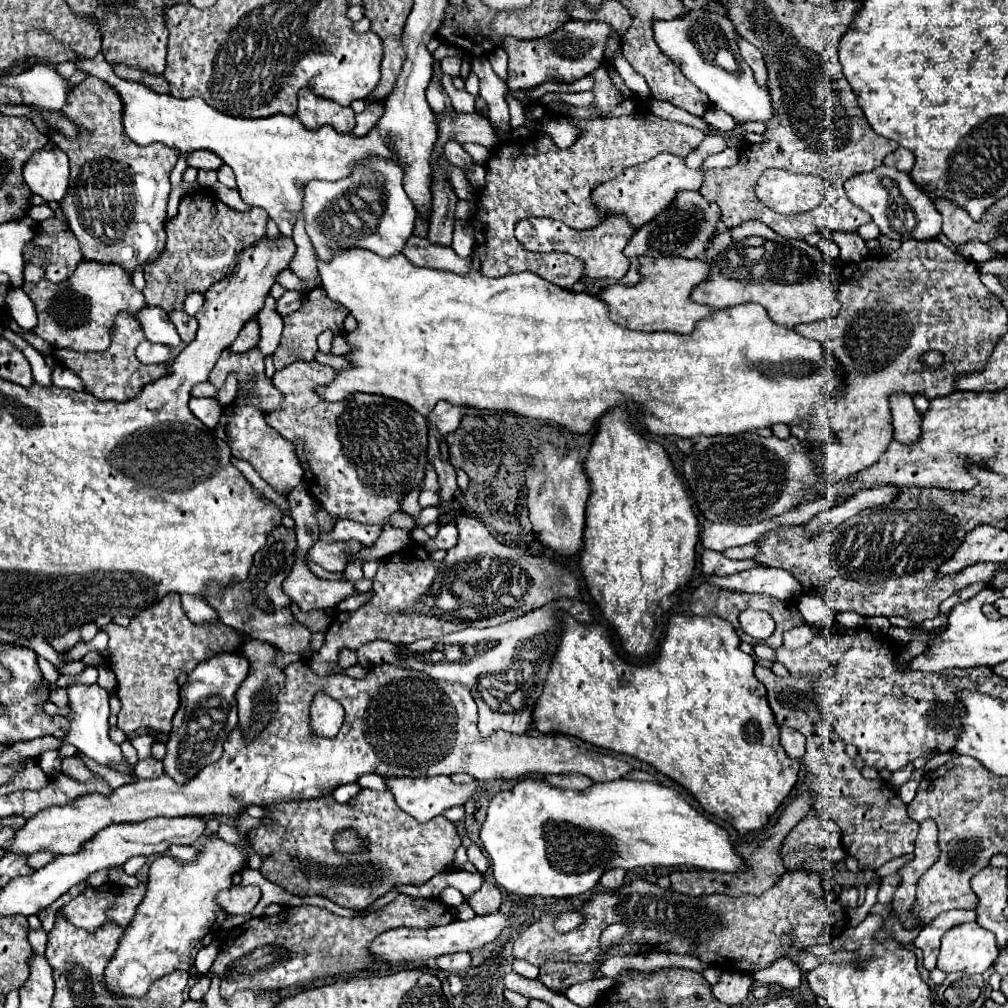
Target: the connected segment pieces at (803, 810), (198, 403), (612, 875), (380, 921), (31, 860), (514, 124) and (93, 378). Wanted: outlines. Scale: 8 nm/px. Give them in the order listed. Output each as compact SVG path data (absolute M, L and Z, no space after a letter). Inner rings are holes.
M807 791L803 795L799 795L797 799L793 799L781 813L781 817L777 819L777 823L771 829L763 829L763 835L751 843L741 843L735 847L737 853L741 853L741 859L745 859L745 867L741 871L735 873L719 873L719 871L701 871L701 869L685 869L685 871L673 871L669 875L671 879L671 887L683 895L693 895L693 897L701 897L701 895L711 895L711 893L725 893L731 897L739 897L739 895L761 895L765 893L769 887L773 887L773 883L785 873L783 861L779 857L779 849L783 839L787 837L787 833L809 813L811 805L815 801L813 791Z
M191 397L189 409L209 429L215 429L215 425L221 419L221 413L223 413L223 407L217 403L217 399L197 399L197 397Z
M621 869L605 871L605 875L601 877L601 885L603 885L605 889L617 891L617 889L623 885L623 877L625 877L625 871L621 871Z
M399 895L393 903L385 905L379 911L367 913L365 917L337 917L321 907L301 905L301 907L285 907L279 915L273 917L253 917L251 921L243 923L241 927L233 929L225 943L221 945L221 951L217 959L213 961L211 969L207 971L207 977L213 979L217 975L221 979L221 997L229 999L239 989L285 989L285 987L297 987L313 983L315 979L327 977L327 975L339 975L339 973L351 973L357 969L369 967L369 951L367 945L383 931L391 927L435 927L451 923L455 917L451 911L433 901L433 899L413 899L407 895Z
M39 851L39 853L29 855L29 857L27 857L27 863L29 863L29 867L33 867L33 869L41 869L41 867L45 867L53 857L55 857L55 855L49 853L49 851Z
M506 94L505 99L507 101L510 111L510 125L513 129L524 125L526 120L525 110L523 109L521 102Z
M117 315L113 321L113 339L107 351L103 353L77 353L73 349L55 349L53 355L57 361L71 369L81 381L87 393L93 393L95 397L115 399L115 401L129 401L129 397L135 397L147 383L157 381L159 377L165 377L169 371L164 364L143 365L135 357L137 345L145 341L145 335L135 319L129 315Z

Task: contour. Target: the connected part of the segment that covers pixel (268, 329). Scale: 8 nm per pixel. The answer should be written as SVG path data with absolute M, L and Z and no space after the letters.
M271 295L265 299L265 307L259 311L257 321L261 325L259 349L263 355L271 355L277 349L283 331L283 317L275 313L275 299L271 299Z

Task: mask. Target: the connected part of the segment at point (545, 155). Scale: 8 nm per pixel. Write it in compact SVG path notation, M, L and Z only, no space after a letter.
M635 113L621 119L571 119L581 129L579 139L569 149L559 149L549 137L533 135L533 141L501 143L487 161L487 183L481 191L481 209L473 217L475 253L481 259L485 277L505 277L531 271L545 281L571 289L583 271L583 263L565 253L529 253L515 239L513 229L527 217L553 217L573 229L591 229L601 221L599 209L591 201L593 187L615 179L623 169L645 163L661 151L693 151L705 133L675 121L665 121L653 113Z

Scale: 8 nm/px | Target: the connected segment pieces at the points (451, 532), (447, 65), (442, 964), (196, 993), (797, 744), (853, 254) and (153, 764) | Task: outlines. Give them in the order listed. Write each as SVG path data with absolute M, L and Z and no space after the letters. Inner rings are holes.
M447 523L447 525L441 525L439 527L439 533L435 539L427 539L423 545L427 551L433 551L433 549L451 549L453 543L457 543L457 527L453 523Z
M445 57L441 61L441 69L443 73L447 73L447 75L451 75L451 77L459 75L459 67L461 67L461 57Z
M457 953L457 955L441 955L437 958L437 967L449 973L461 973L471 967L471 955L469 953Z
M201 977L201 979L197 979L197 983L189 989L189 997L193 999L193 1001L201 1001L203 999L203 995L207 993L207 989L209 989L209 979L207 977Z
M781 727L781 745L793 759L801 759L805 755L805 737L791 727Z
M823 229L821 231L825 237L833 237L835 243L839 245L841 249L841 261L849 263L849 261L857 261L861 257L865 257L869 251L867 251L867 245L865 241L857 235L857 233L841 233L841 231L833 231L833 229Z
M147 757L135 765L135 777L139 779L151 779L159 775L163 775L163 763L153 757Z

